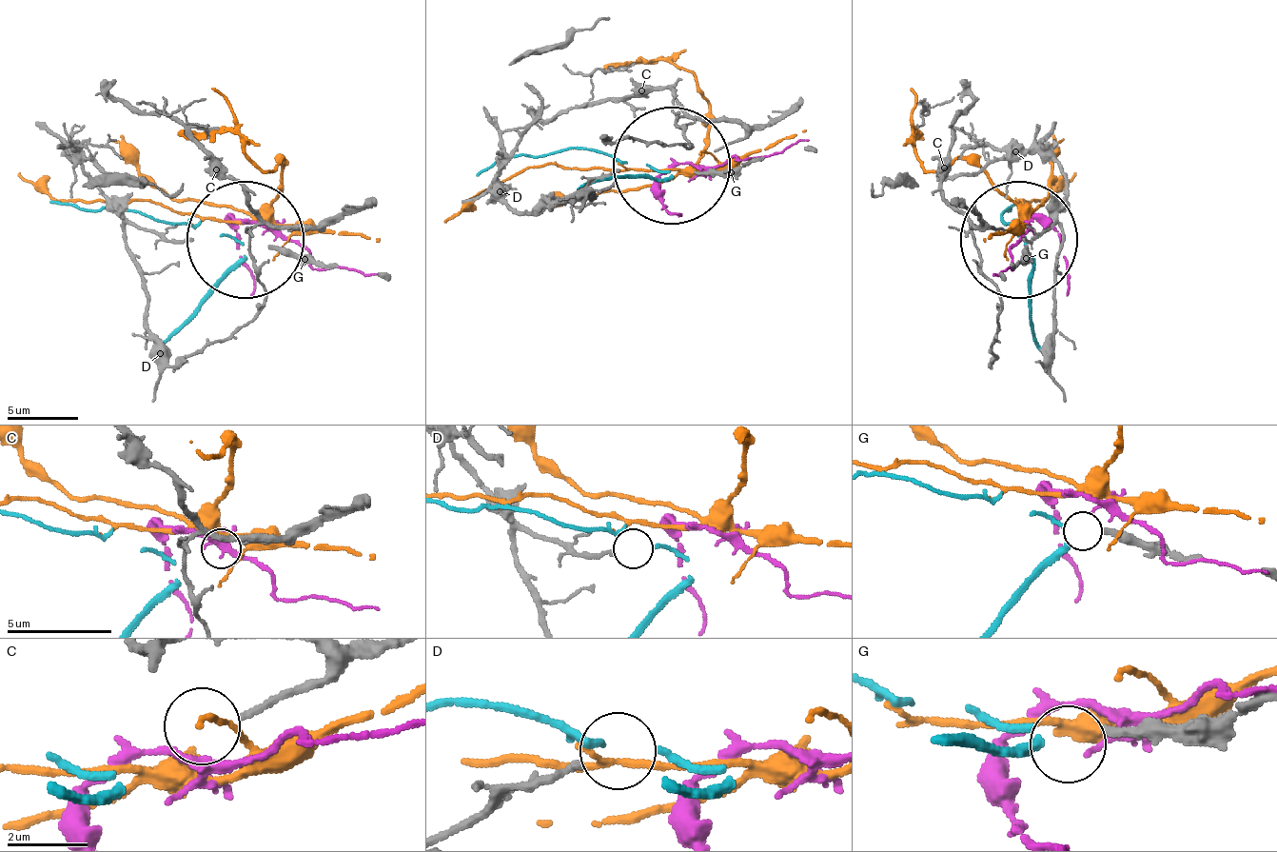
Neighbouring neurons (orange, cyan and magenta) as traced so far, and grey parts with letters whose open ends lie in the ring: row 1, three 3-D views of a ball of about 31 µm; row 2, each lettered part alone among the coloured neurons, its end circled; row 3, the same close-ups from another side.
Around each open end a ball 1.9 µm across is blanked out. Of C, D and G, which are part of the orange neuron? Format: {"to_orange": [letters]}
{"to_orange": []}

